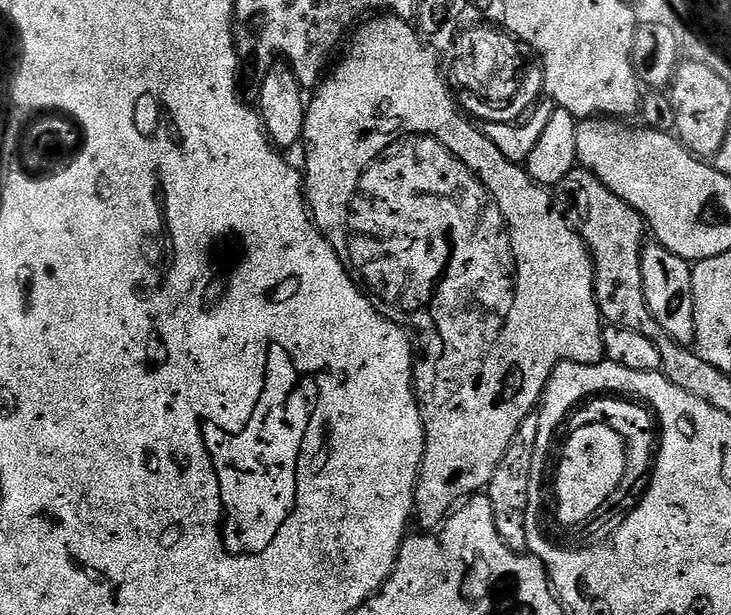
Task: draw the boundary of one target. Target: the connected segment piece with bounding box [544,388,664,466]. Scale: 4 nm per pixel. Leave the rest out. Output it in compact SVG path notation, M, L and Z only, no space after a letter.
M599 388L586 392L566 408L562 418L552 428L550 440L546 444L548 454L544 454L544 463L550 466L551 463L555 465L559 460L564 460L564 444L568 444L568 440L577 436L576 432L579 433L587 428L606 428L610 432L645 432L651 426L660 427L662 423L664 423L664 416L658 410L658 406L639 401L638 392L628 392L618 388Z

